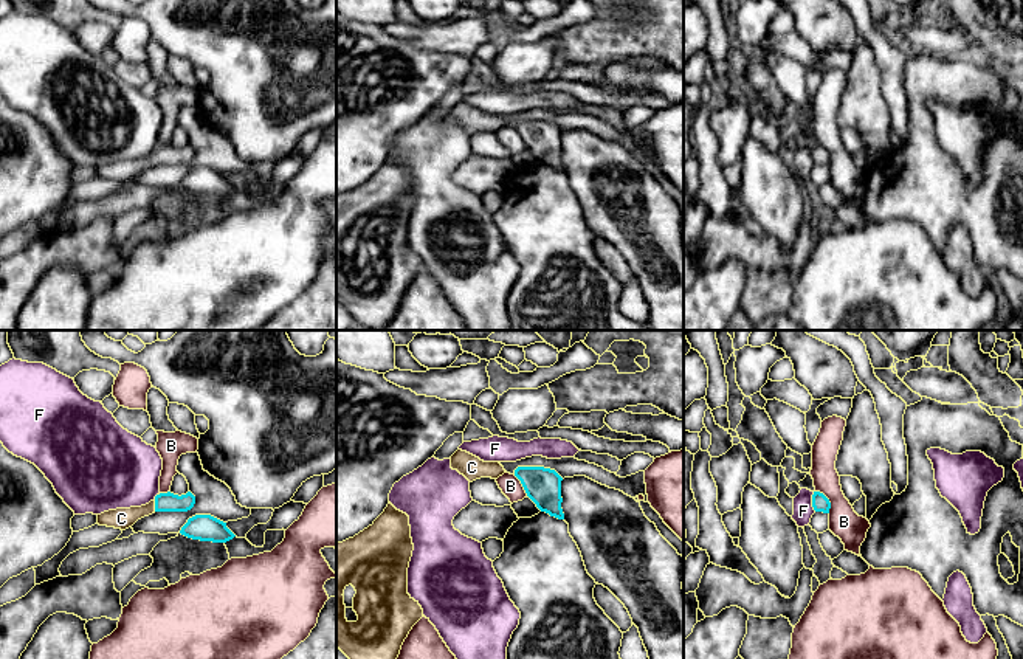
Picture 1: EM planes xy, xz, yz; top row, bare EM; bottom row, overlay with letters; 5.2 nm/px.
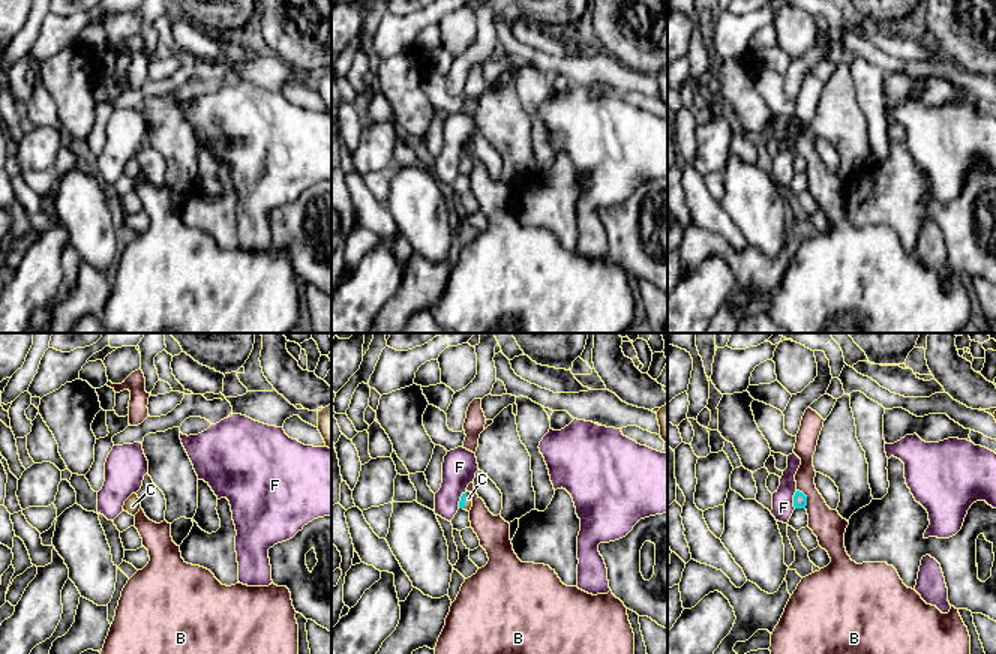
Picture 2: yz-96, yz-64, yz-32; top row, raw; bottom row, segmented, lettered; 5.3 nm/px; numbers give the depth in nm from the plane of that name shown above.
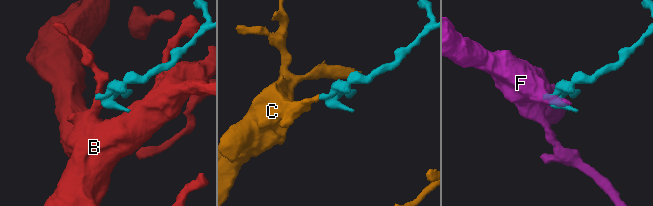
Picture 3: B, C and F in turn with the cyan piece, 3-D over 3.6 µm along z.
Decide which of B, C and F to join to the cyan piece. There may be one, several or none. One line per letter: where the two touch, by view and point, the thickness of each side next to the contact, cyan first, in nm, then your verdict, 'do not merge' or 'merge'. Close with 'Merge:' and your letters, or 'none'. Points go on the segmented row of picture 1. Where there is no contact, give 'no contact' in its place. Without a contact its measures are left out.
B: meets cyan in yz at (828, 500); 90 nm thick on the cyan side, 160 nm on the other; do not merge
C: meets cyan in xy at (155, 506); 100 nm thick on the cyan side, 110 nm on the other; merge
F: meets cyan in yz at (812, 501); 90 nm thick on the cyan side, 110 nm on the other; do not merge
Merge: C

